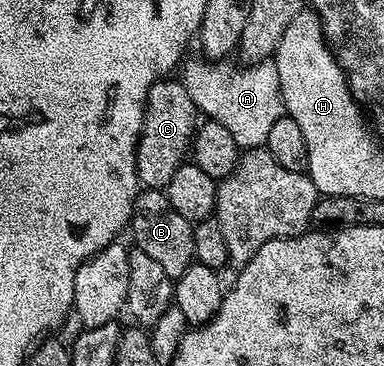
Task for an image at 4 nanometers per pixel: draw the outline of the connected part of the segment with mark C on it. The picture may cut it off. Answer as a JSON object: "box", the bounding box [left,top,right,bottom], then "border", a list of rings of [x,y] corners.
{"box":[137,76,199,190],"border":[[[165,76],[151,84],[145,97],[145,115],[137,138],[137,180],[150,190],[164,190],[171,176],[184,166],[199,125],[199,111],[183,84],[173,76]]]}

